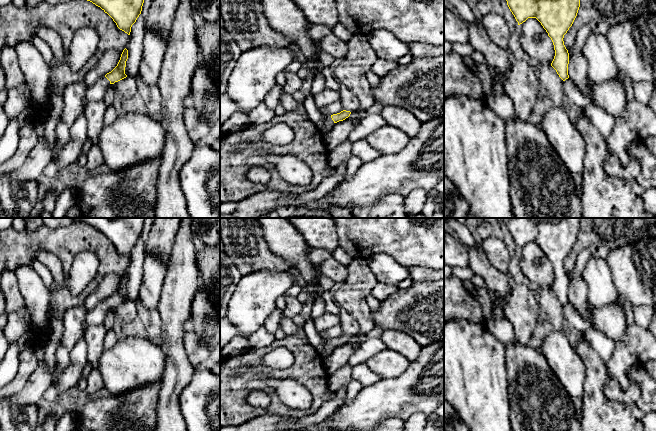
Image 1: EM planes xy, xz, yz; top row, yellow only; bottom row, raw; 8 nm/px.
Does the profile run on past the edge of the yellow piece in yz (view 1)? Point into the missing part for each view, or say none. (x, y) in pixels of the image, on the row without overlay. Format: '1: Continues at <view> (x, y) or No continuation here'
1: No continuation here

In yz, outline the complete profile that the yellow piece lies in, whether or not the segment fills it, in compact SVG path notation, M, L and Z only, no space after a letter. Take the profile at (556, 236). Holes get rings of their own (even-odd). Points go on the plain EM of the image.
M509 218L506 223L507 229L518 246L518 249L525 246L528 242L536 242L546 254L553 266L555 274L555 280L551 290L563 305L569 302L569 277L564 269L563 262L577 240L580 223L581 218Z

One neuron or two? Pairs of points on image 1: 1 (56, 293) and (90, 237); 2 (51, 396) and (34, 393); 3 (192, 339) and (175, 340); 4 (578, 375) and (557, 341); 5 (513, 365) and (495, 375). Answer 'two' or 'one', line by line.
1: one
2: two
3: two
4: one
5: two

